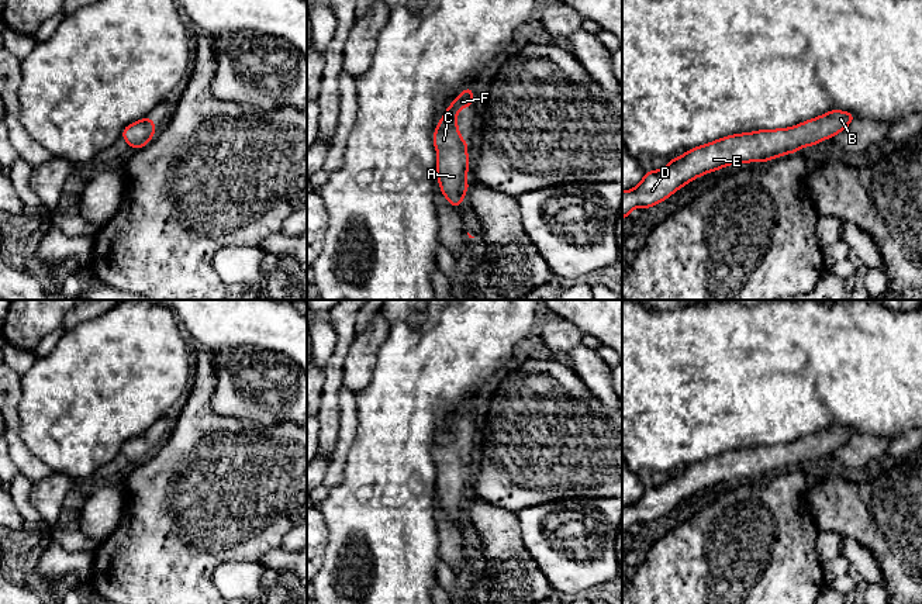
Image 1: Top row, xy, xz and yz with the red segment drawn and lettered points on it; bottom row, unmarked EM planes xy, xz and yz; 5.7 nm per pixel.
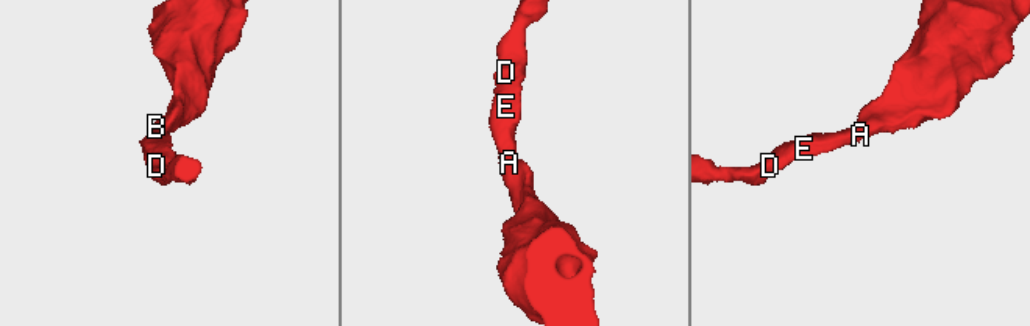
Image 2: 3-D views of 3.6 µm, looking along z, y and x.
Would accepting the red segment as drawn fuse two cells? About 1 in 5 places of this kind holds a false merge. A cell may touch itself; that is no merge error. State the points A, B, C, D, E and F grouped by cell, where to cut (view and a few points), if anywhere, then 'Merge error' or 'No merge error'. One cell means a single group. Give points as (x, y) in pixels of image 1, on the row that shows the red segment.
Groups: A B C D E F. No split. No merge error

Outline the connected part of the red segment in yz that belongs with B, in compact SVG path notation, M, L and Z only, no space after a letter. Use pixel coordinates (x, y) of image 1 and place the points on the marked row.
M831 110L814 120L807 120L791 128L780 130L760 130L754 132L735 134L725 138L708 142L705 145L686 151L680 158L671 158L670 163L660 170L645 172L643 180L632 190L622 191L622 220L628 218L631 210L636 207L650 208L684 184L697 179L698 176L722 169L724 166L746 162L767 162L785 153L800 152L802 146L812 146L818 142L833 138L857 117L842 110Z

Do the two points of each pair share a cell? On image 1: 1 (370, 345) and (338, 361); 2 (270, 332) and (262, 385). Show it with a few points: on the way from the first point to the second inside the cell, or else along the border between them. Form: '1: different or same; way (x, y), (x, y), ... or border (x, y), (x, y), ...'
1: different; border (356, 335), (345, 358), (342, 385)
2: different; border (234, 349), (263, 348), (292, 359)

